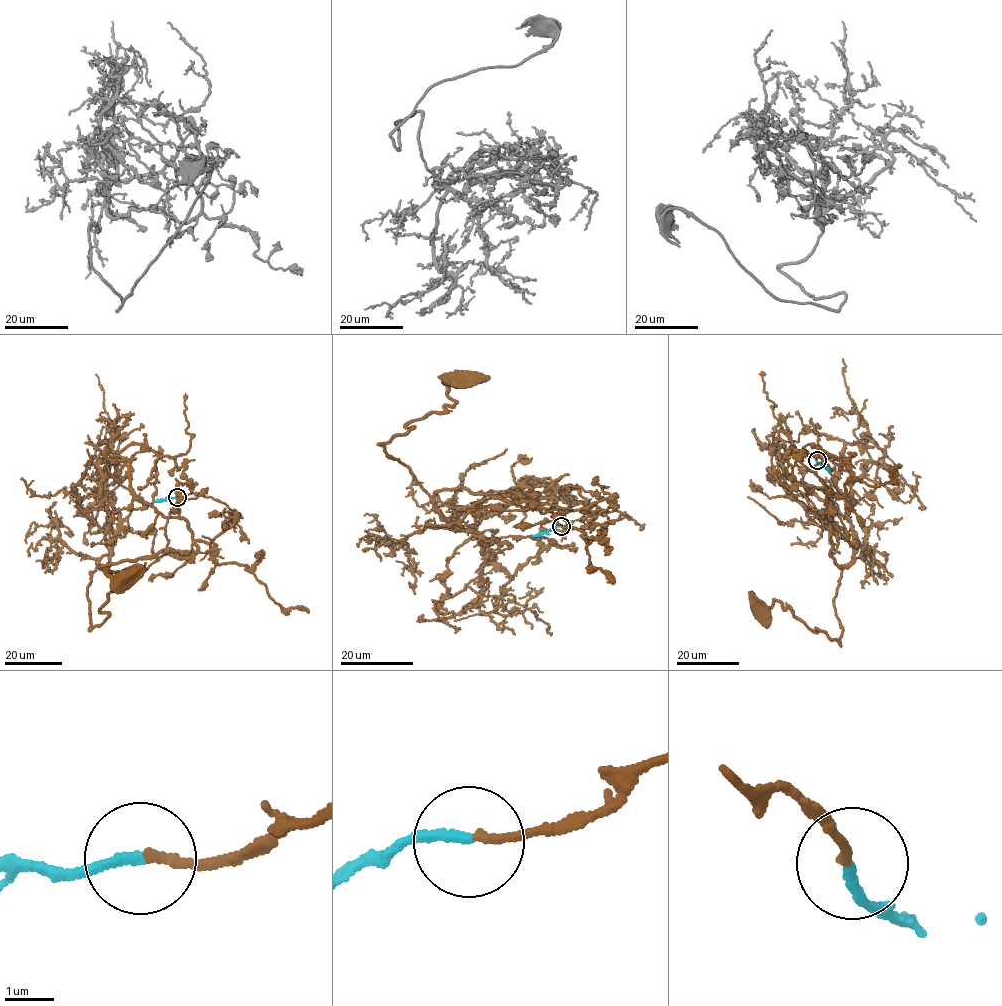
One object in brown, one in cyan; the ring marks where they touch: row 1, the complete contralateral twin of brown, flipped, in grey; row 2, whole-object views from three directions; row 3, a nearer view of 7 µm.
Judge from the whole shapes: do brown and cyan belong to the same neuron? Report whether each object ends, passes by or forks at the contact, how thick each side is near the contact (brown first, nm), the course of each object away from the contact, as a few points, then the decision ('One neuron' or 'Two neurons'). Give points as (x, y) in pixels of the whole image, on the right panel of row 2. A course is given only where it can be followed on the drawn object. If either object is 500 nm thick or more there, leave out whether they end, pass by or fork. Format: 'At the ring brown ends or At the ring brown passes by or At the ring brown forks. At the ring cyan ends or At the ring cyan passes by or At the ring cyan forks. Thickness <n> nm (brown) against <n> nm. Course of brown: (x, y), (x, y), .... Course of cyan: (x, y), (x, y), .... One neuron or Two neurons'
At the ring brown ends. At the ring cyan ends. Thickness 170 nm (brown) against 190 nm. Course of brown: (816, 460), (802, 448), (815, 447), (830, 487), (842, 636), (774, 600), (762, 610). Course of cyan: (817, 460), (829, 471). One neuron

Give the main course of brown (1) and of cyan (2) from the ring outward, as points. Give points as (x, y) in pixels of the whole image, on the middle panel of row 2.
1: (561, 526), (609, 521), (462, 487), (430, 496), (383, 451), (453, 405), (444, 385), (459, 381)
2: (560, 526), (533, 536)

